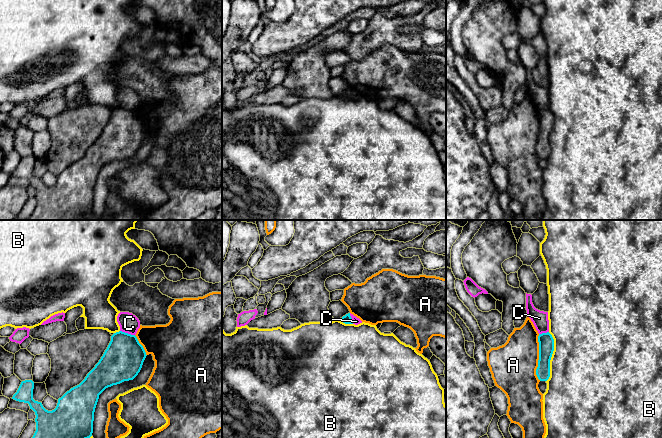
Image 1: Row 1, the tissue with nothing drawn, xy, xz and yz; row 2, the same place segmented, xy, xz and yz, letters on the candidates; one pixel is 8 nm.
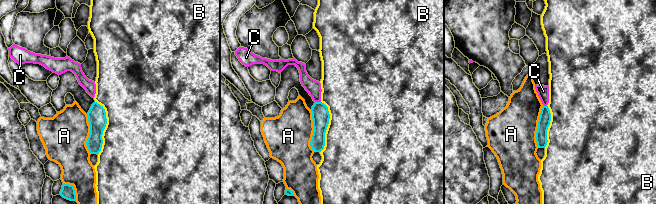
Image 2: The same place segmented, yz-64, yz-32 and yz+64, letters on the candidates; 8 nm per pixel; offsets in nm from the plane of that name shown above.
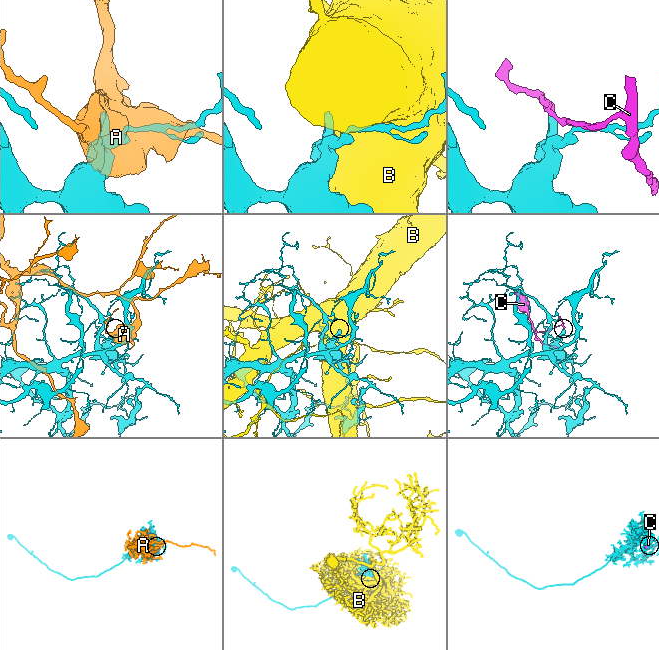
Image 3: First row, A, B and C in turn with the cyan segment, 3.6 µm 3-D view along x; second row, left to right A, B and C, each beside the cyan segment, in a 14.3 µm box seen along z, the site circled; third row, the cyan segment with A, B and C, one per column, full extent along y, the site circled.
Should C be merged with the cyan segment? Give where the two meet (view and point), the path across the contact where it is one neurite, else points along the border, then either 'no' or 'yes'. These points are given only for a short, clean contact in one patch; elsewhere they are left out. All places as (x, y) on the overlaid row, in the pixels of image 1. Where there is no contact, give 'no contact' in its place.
xy (127, 333) | along xy (120, 330), (134, 335) | no

